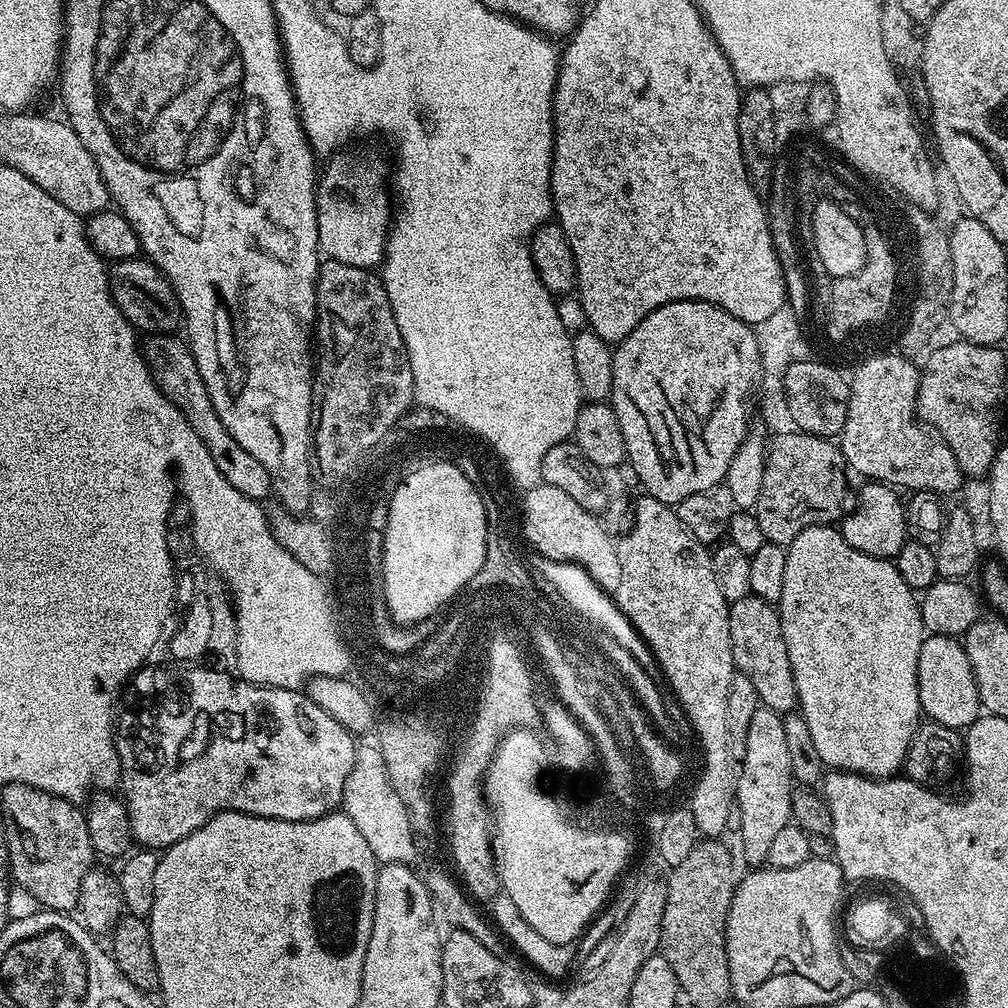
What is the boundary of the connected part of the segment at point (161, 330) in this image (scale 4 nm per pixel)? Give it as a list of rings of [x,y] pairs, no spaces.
[[[147,258],[115,261],[108,273],[108,291],[118,310],[122,310],[133,328],[141,333],[172,334],[177,331],[176,327],[181,327],[182,313],[176,292],[160,272],[159,266]]]

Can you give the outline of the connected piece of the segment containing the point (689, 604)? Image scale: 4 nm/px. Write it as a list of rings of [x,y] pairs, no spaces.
[[[640,494],[634,503],[633,524],[616,540],[618,563],[622,565],[622,579],[614,593],[615,604],[633,624],[634,630],[645,640],[659,671],[668,679],[671,695],[684,708],[692,725],[695,739],[704,747],[704,773],[692,792],[690,807],[697,833],[704,838],[720,838],[728,819],[734,816],[734,772],[728,769],[728,735],[726,734],[726,690],[734,671],[730,646],[728,605],[722,598],[718,581],[714,579],[712,552],[699,544],[678,518],[675,507],[658,502],[658,498]]]

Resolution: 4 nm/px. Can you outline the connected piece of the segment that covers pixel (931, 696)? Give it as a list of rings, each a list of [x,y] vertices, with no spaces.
[[[925,635],[918,654],[918,698],[923,715],[931,723],[947,728],[966,730],[982,715],[974,670],[970,670],[970,658],[966,658],[963,643],[957,637]]]

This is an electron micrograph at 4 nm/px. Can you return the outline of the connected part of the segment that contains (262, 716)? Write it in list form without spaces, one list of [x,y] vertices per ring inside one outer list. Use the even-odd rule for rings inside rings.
[[[214,668],[188,674],[188,682],[192,684],[194,702],[208,708],[210,714],[184,714],[186,718],[200,718],[196,724],[176,724],[174,714],[168,714],[168,722],[162,722],[160,716],[156,728],[146,730],[144,736],[128,736],[128,740],[120,742],[115,749],[120,774],[118,788],[128,809],[129,828],[137,845],[148,850],[169,848],[201,828],[219,812],[245,812],[275,820],[313,820],[341,807],[346,778],[350,774],[350,766],[354,764],[358,746],[352,742],[353,735],[337,720],[330,718],[326,710],[322,710],[310,698],[302,698],[293,687],[268,688],[264,684],[250,684],[241,679],[237,684],[232,684],[232,681],[224,679],[220,670]],[[230,720],[236,722],[234,728],[226,728]],[[210,726],[214,728],[216,746],[212,748],[212,756],[204,760],[202,734],[208,736]]]

